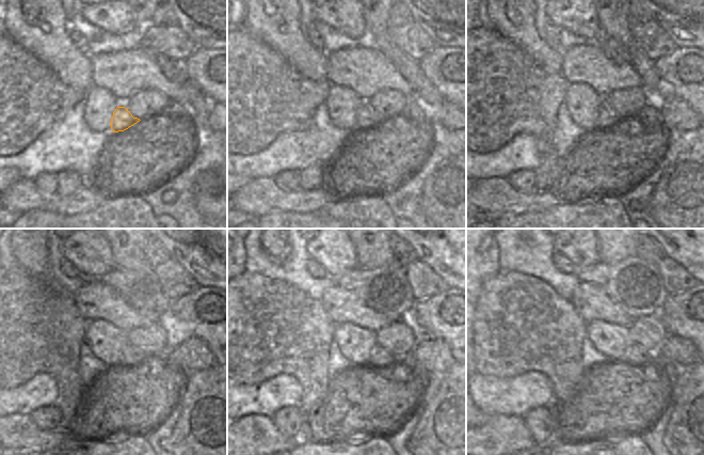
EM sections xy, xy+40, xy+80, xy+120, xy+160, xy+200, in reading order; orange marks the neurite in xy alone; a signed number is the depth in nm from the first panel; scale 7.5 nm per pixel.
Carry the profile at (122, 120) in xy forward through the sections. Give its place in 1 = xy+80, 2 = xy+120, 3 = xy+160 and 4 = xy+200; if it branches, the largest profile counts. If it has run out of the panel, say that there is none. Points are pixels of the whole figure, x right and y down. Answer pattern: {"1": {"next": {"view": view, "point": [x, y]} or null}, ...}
{"1": {"next": {"view": "xy+80", "point": [607, 116]}}, "2": {"next": {"view": "xy+120", "point": [131, 356]}}, "3": {"next": {"view": "xy+160", "point": [378, 356]}}, "4": {"next": {"view": "xy+200", "point": [634, 354]}}}

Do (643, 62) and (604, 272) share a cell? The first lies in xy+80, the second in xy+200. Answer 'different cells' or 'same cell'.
different cells

